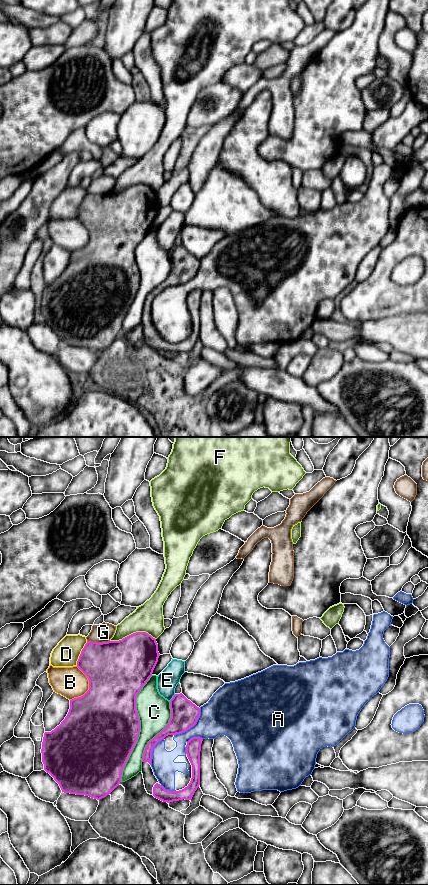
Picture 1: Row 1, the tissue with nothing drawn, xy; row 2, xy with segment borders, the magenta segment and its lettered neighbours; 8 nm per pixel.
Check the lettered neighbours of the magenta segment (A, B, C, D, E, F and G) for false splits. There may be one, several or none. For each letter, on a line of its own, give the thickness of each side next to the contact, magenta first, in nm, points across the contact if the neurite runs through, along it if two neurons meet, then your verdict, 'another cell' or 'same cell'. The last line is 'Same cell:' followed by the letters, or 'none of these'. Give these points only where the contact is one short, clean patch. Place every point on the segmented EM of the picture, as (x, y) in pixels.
A: 220 nm thick on the magenta side, 300 nm on the other; another cell
B: 480 nm thick on the magenta side, 240 nm on the other; another cell
C: 500 nm thick on the magenta side, 260 nm on the other; another cell
D: 400 nm thick on the magenta side, 200 nm on the other; another cell
E: 220 nm thick on the magenta side, 170 nm on the other; another cell
F: 400 nm thick on the magenta side, 220 nm on the other; another cell
G: 460 nm thick on the magenta side, 150 nm on the other; another cell
Same cell: none of these

